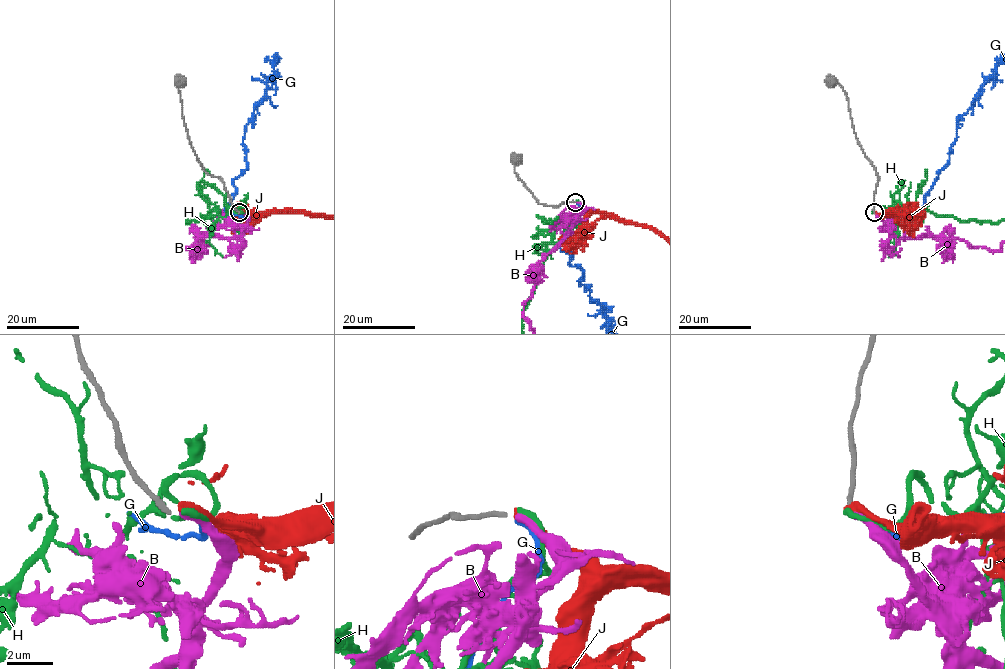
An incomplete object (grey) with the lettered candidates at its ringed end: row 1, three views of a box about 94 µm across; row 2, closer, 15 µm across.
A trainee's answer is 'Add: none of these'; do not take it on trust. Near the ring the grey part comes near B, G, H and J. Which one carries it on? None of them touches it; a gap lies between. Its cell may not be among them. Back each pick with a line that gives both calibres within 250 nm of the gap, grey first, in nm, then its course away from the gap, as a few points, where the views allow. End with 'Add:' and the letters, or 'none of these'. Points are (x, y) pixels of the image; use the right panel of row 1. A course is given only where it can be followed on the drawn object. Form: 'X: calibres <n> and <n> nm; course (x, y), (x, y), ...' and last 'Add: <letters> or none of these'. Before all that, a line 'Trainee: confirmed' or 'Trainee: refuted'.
Trainee: refuted
G: calibres 240 and 180 nm
Add: G

